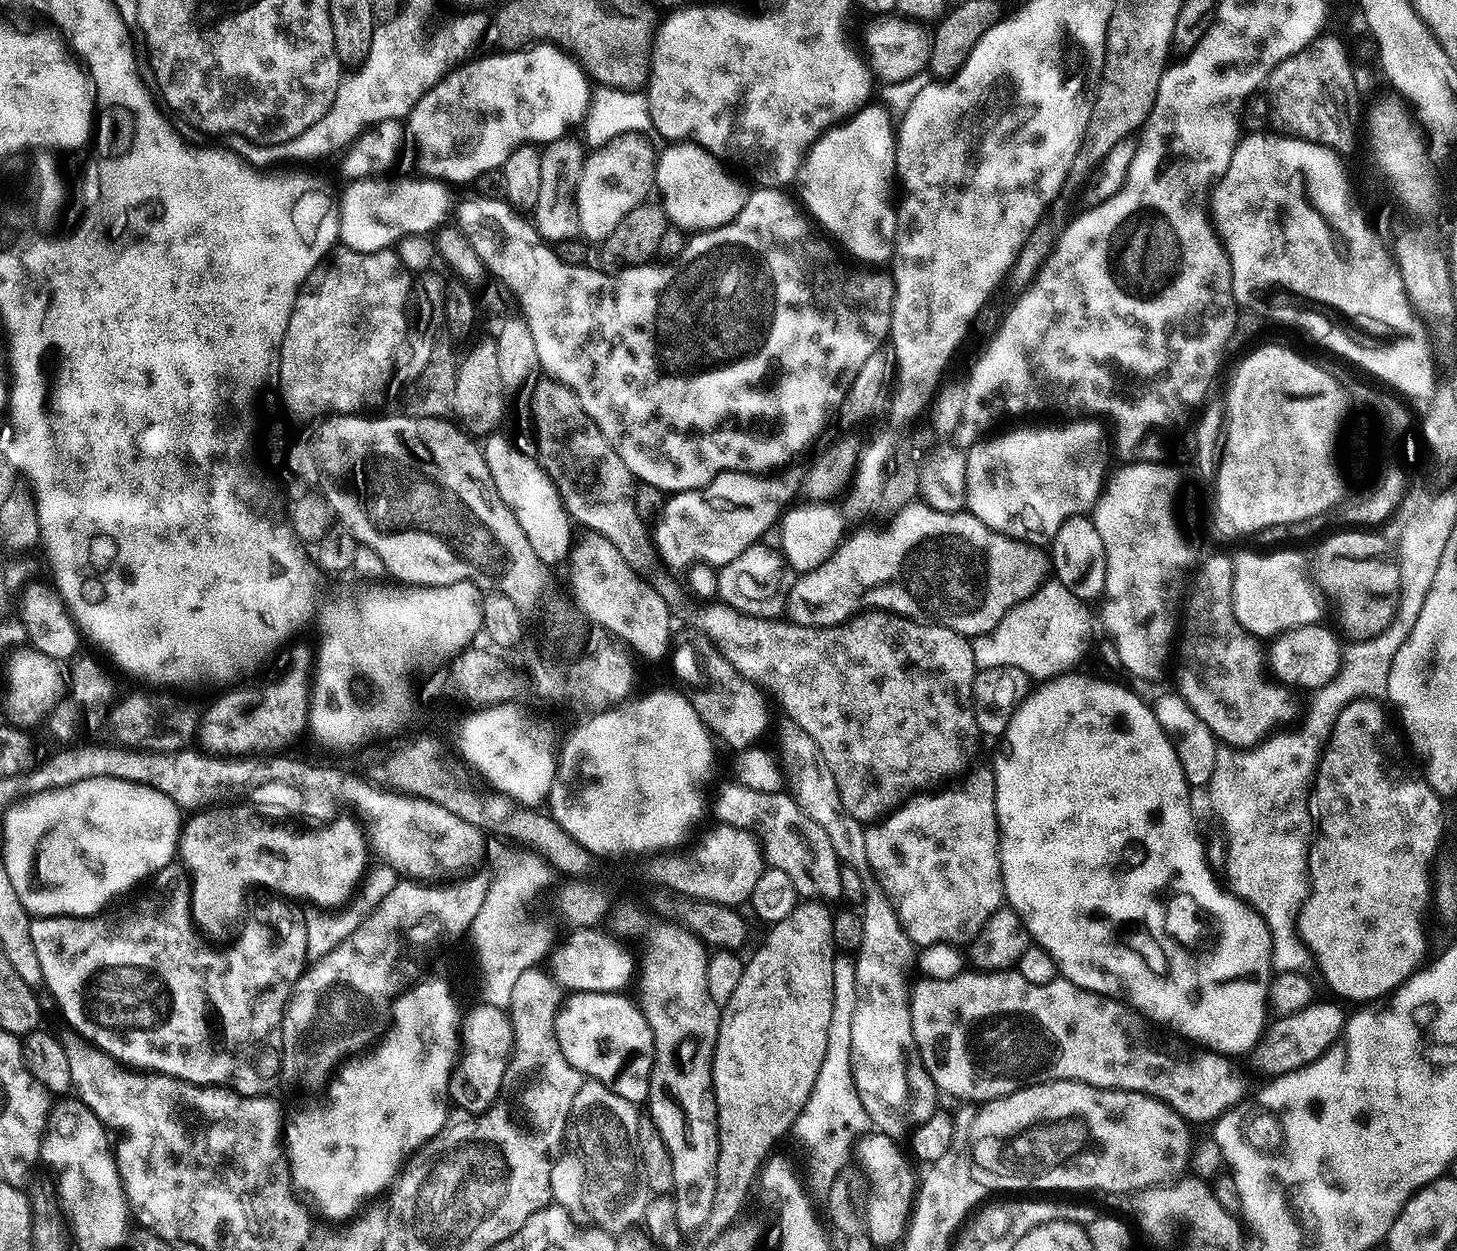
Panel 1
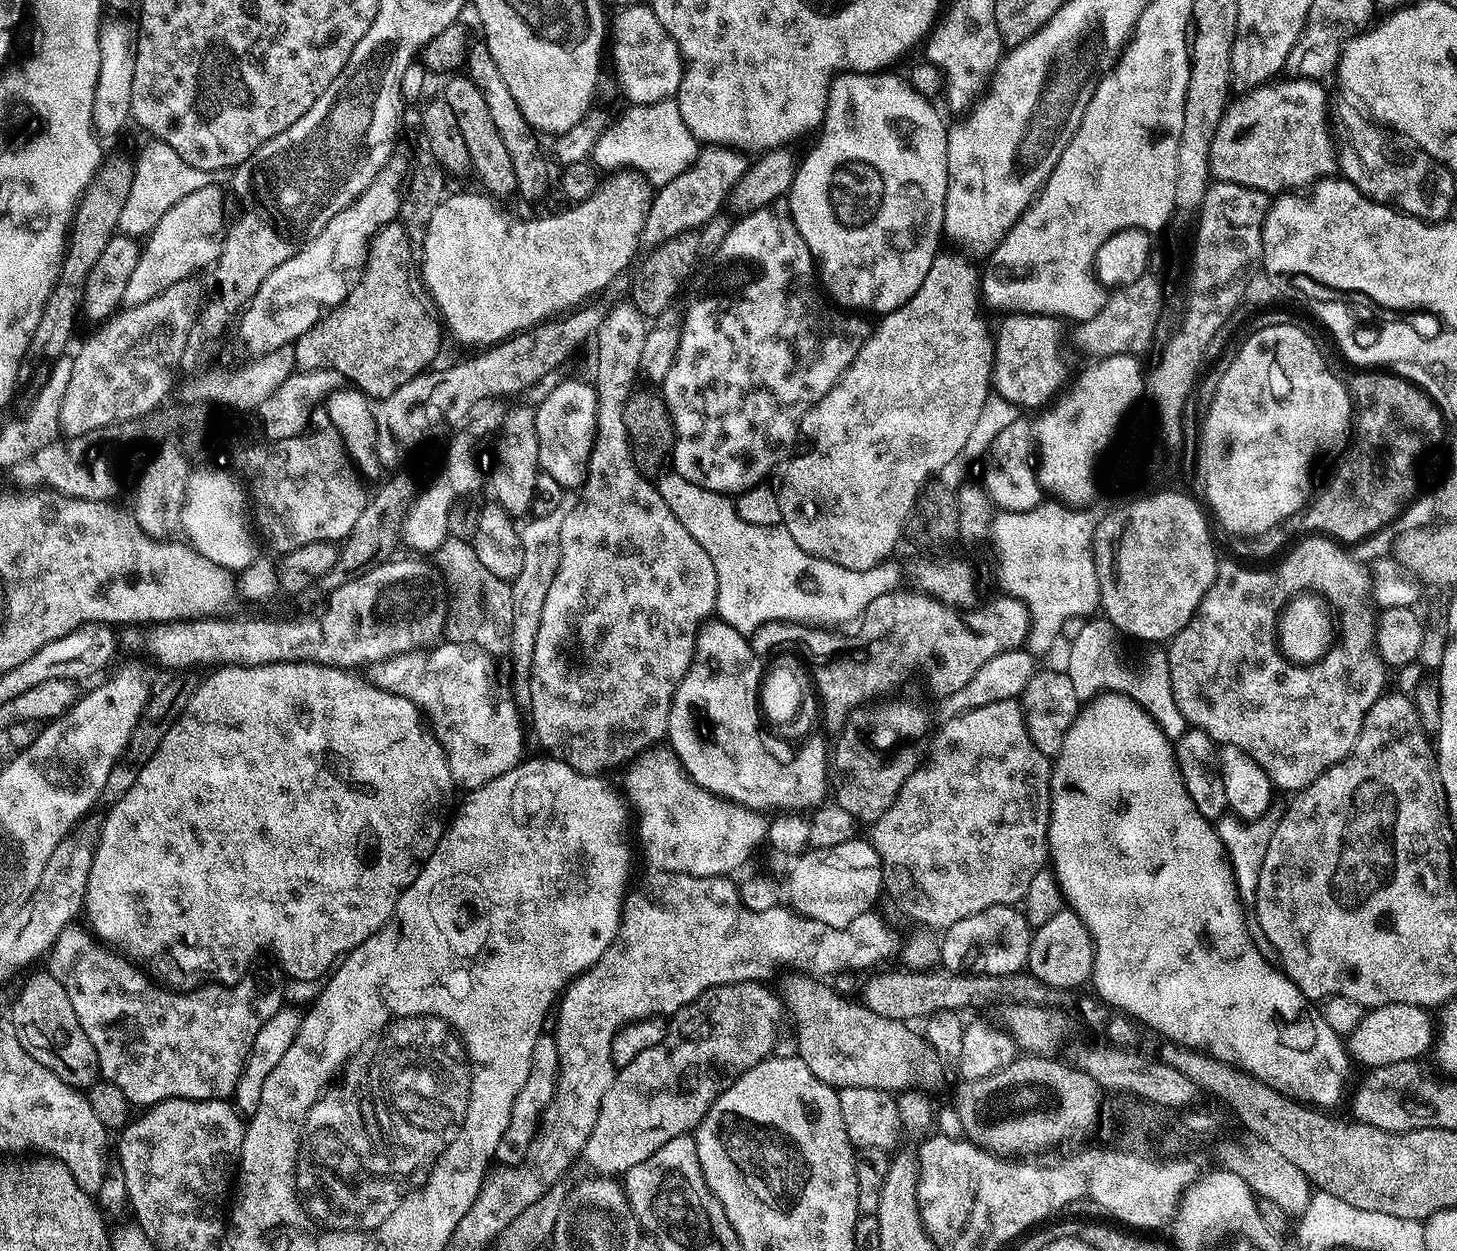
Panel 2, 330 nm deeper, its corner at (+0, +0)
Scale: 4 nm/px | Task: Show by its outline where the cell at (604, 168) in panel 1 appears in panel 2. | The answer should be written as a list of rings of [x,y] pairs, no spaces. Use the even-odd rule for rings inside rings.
[[[616,170],[611,173],[608,181],[601,183],[592,195],[586,199],[573,203],[563,210],[557,211],[552,216],[544,216],[541,220],[520,220],[517,224],[511,224],[502,213],[499,212],[497,201],[487,194],[476,192],[460,192],[457,196],[452,194],[445,195],[437,210],[430,217],[430,222],[424,231],[424,242],[422,251],[424,251],[424,284],[428,287],[428,292],[432,295],[434,303],[440,307],[439,315],[444,315],[443,323],[448,323],[447,331],[461,345],[480,344],[479,346],[491,346],[499,344],[502,340],[507,340],[509,336],[514,336],[518,332],[523,332],[530,328],[535,328],[537,324],[543,324],[549,318],[559,317],[577,306],[583,305],[587,296],[592,296],[595,292],[603,290],[607,284],[612,284],[616,276],[620,276],[628,268],[628,263],[632,259],[637,259],[636,251],[642,248],[642,237],[644,227],[646,226],[646,216],[652,205],[654,189],[648,183],[648,179],[640,172],[631,170]]]

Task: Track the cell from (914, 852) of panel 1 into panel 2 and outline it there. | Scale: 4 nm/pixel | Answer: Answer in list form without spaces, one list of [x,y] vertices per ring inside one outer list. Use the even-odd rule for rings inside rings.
[[[1019,699],[999,701],[997,704],[972,709],[961,716],[950,718],[939,725],[940,733],[931,737],[932,745],[927,745],[926,755],[919,768],[906,778],[902,790],[894,798],[890,810],[882,814],[875,824],[871,825],[870,842],[876,847],[880,865],[884,871],[884,888],[896,899],[896,904],[912,920],[925,924],[925,929],[943,930],[954,926],[954,922],[962,922],[962,918],[970,918],[970,914],[978,914],[990,906],[1003,904],[1019,905],[1023,901],[1026,890],[1034,874],[1045,871],[1048,858],[1048,823],[1050,822],[1050,782],[1052,781],[1052,760],[1034,742],[1024,722],[1024,712]]]

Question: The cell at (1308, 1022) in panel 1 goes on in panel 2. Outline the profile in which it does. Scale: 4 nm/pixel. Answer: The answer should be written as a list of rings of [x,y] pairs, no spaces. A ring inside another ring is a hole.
[[[1383,1004],[1369,1008],[1352,1033],[1346,1036],[1346,1051],[1353,1061],[1365,1069],[1381,1068],[1394,1062],[1419,1061],[1420,1055],[1434,1042],[1434,1022],[1417,1004]]]

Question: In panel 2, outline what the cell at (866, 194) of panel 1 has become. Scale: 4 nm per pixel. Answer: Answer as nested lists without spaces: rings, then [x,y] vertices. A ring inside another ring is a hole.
[[[894,72],[841,73],[832,80],[828,91],[828,105],[824,111],[824,123],[820,125],[815,137],[816,145],[805,154],[804,161],[799,161],[786,199],[788,214],[798,234],[802,234],[806,246],[818,261],[818,280],[823,291],[825,288],[829,292],[827,295],[841,309],[859,310],[864,314],[887,314],[898,310],[907,300],[914,298],[922,282],[926,282],[926,274],[930,274],[930,266],[941,251],[940,240],[944,236],[944,207],[948,189],[948,128],[943,118],[936,113],[934,105],[936,104],[931,99],[916,92],[905,77],[900,78]]]

